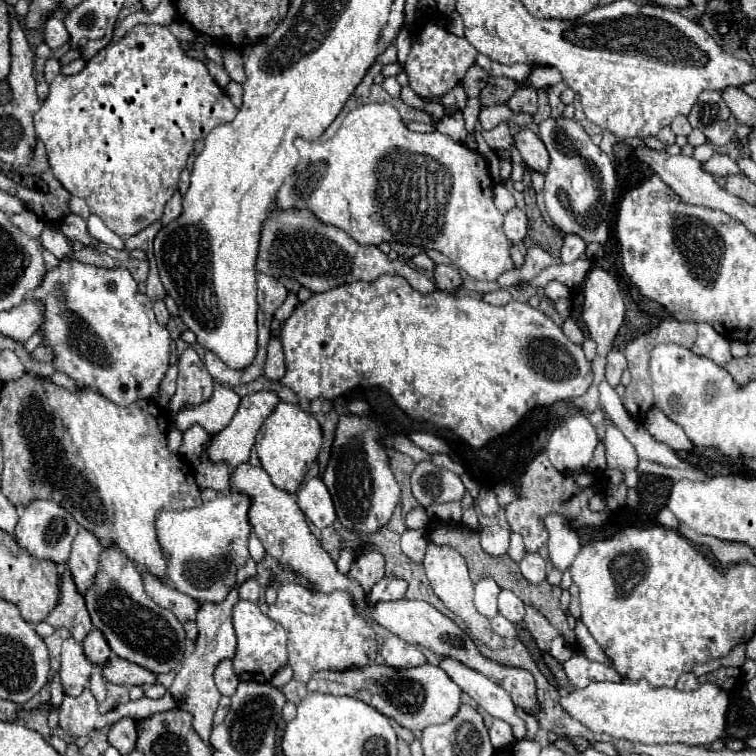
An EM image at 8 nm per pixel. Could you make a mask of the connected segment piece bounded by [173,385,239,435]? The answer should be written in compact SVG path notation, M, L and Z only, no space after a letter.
M215 385L215 393L207 403L179 411L173 423L181 431L199 423L209 435L213 435L215 431L221 431L223 427L227 427L227 423L233 419L237 409L239 409L239 395L231 387Z

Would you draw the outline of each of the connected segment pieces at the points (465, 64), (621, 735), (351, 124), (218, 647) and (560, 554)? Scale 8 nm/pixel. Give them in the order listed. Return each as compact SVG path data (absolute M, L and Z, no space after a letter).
M427 21L415 37L411 49L411 67L405 67L405 73L409 75L409 87L425 99L443 97L447 89L453 89L463 79L465 71L475 61L475 55L477 55L475 47L471 47L465 37L455 37L445 27Z
M645 679L621 683L589 683L585 689L561 697L563 709L591 731L607 733L617 739L639 743L683 743L711 745L725 733L725 713L729 709L729 693L703 683L695 691L679 691L671 687L651 687Z
M367 103L353 109L343 119L333 139L311 143L299 137L295 139L295 147L301 161L277 191L275 205L279 211L309 209L321 223L343 229L363 247L409 243L423 249L437 249L459 269L483 281L497 281L503 271L513 267L509 241L503 233L503 215L493 205L493 179L489 177L487 163L477 151L469 151L463 143L439 131L413 133L403 125L393 105Z
M229 593L227 599L219 605L215 603L201 603L201 609L197 613L197 627L199 627L199 637L195 641L195 649L189 657L185 657L179 673L175 675L173 685L169 687L171 695L179 701L179 709L185 709L193 715L193 727L199 733L199 737L209 745L209 733L211 733L211 723L213 715L217 711L221 693L217 691L213 683L213 669L219 661L223 659L233 659L235 657L235 631L231 625L231 607L237 603L237 593Z
M549 513L543 519L543 523L549 531L547 547L549 547L551 563L561 571L569 569L575 555L581 549L581 541L579 541L577 533L571 529L571 525L567 523L567 519L561 513Z

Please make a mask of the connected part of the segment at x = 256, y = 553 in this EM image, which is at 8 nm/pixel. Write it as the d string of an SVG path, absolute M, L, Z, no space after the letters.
M251 533L249 535L249 553L251 553L251 557L255 559L255 561L259 561L259 559L263 559L263 555L265 555L265 549L263 549L263 545L261 545L261 541Z

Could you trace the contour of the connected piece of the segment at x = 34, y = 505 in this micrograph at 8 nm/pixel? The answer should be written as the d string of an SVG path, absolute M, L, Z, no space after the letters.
M31 501L29 505L23 507L17 527L15 527L15 539L19 547L23 547L31 557L35 559L45 559L53 563L63 563L69 559L71 543L77 535L77 521L65 511L61 505L53 501Z

